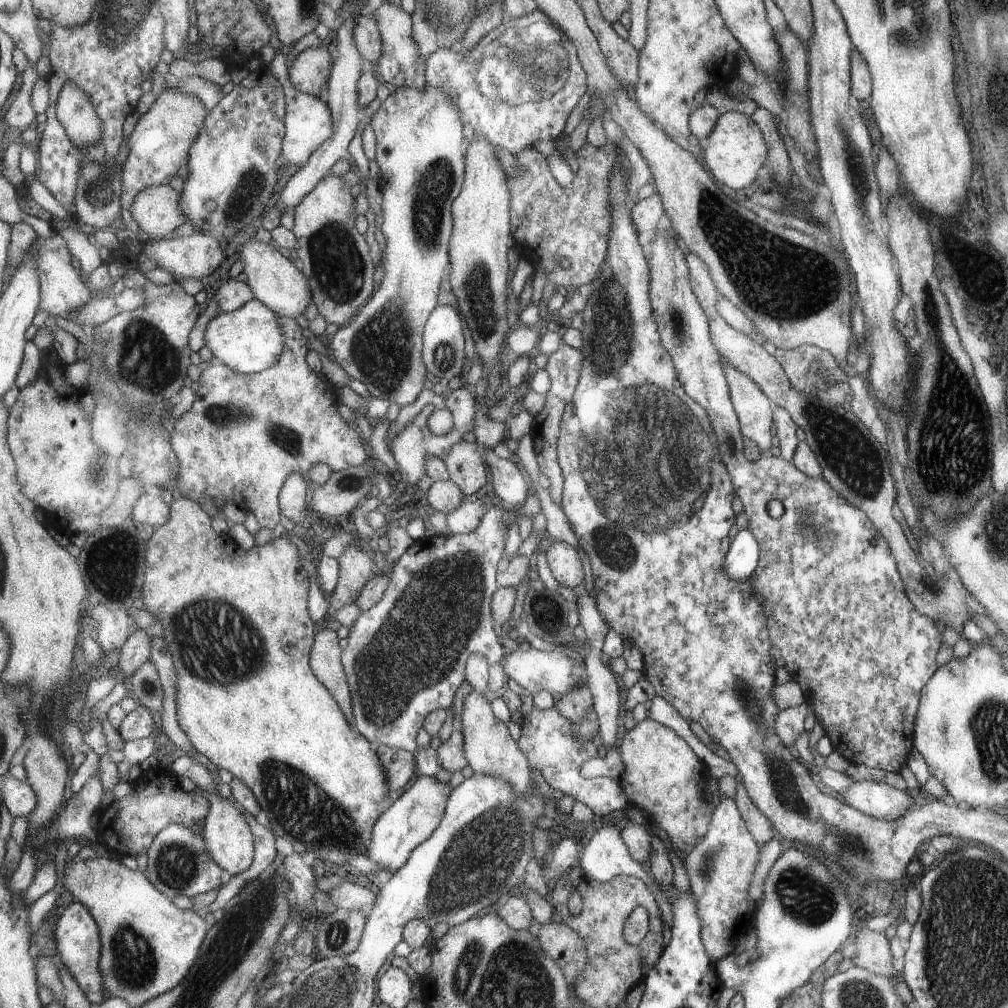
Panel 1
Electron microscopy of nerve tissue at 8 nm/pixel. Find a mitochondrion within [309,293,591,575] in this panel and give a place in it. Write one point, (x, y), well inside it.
(445, 355)

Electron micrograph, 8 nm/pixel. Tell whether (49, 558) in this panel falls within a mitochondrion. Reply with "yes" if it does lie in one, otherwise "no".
no

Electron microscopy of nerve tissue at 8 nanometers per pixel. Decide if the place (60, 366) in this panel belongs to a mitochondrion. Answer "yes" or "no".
no

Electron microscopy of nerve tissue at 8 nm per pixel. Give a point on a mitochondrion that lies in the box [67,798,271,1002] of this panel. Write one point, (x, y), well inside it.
(133, 959)

